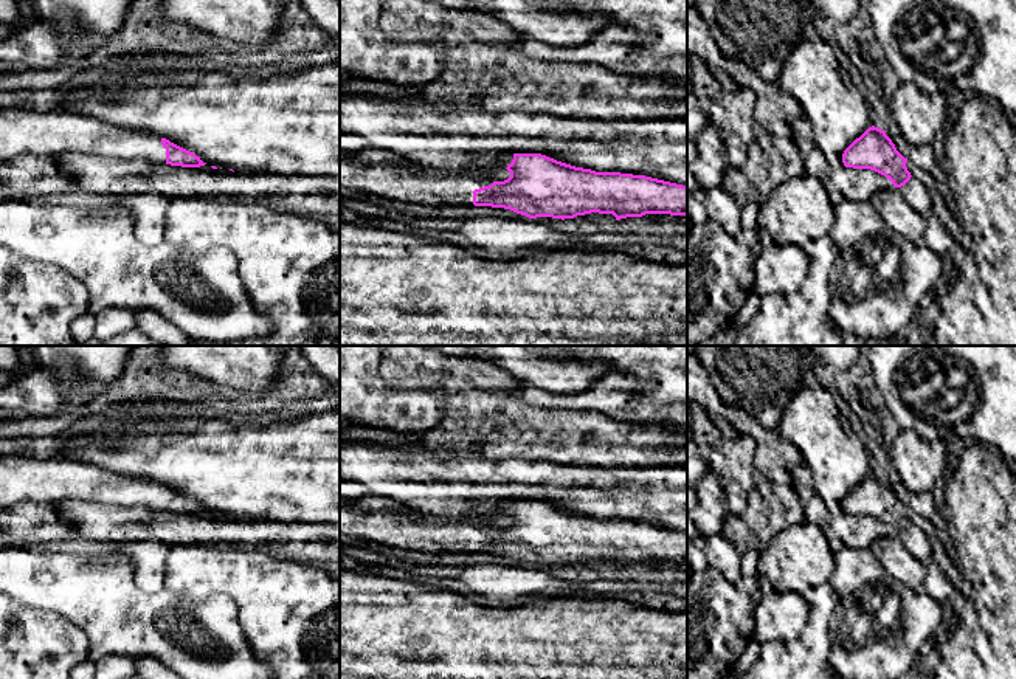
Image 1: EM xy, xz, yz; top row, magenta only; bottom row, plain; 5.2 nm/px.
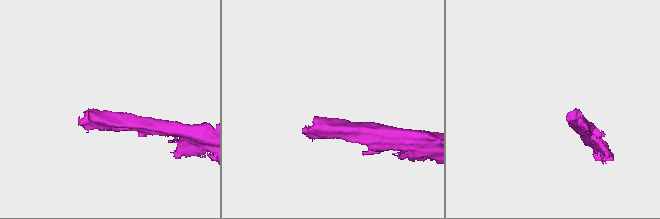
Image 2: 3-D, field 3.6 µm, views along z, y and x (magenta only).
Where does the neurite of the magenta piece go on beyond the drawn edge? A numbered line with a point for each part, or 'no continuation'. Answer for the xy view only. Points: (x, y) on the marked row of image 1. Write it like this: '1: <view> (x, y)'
1: xy (58, 132)

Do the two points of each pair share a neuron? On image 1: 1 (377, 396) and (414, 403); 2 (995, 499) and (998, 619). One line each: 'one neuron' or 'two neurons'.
1: one neuron
2: one neuron

